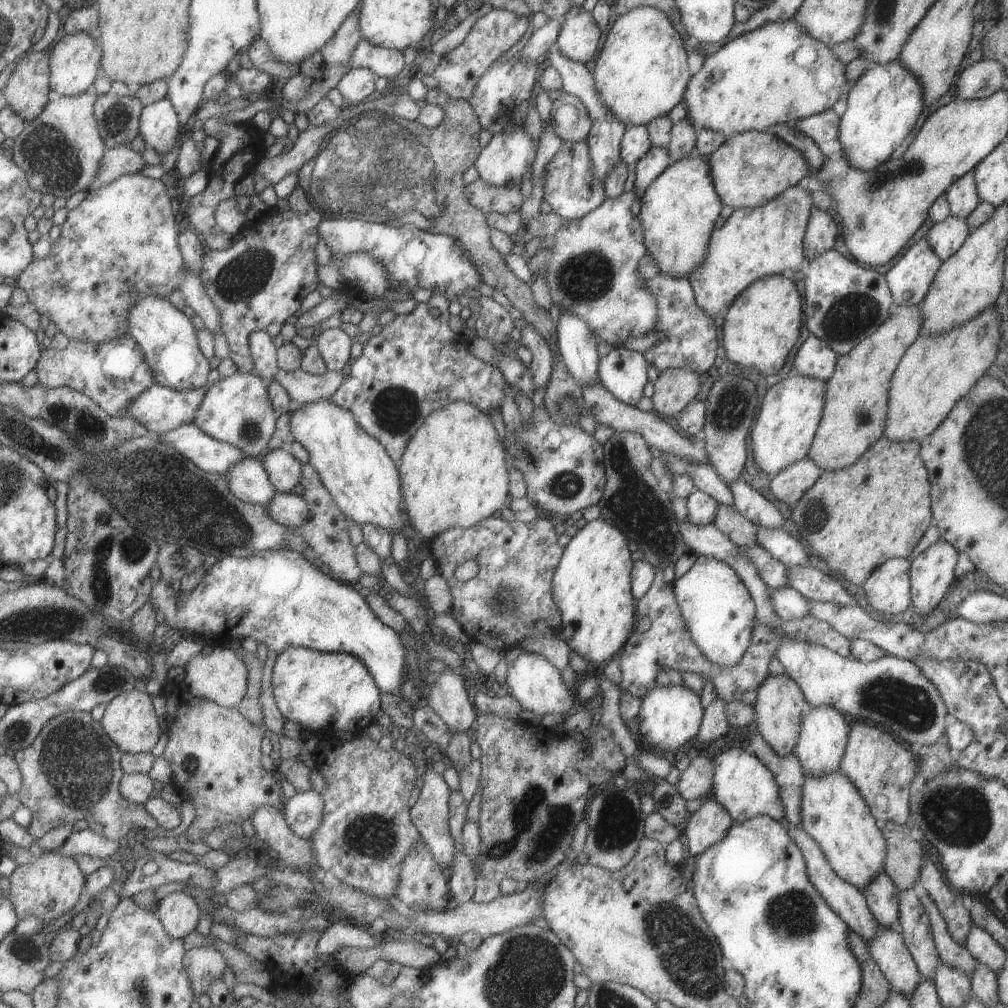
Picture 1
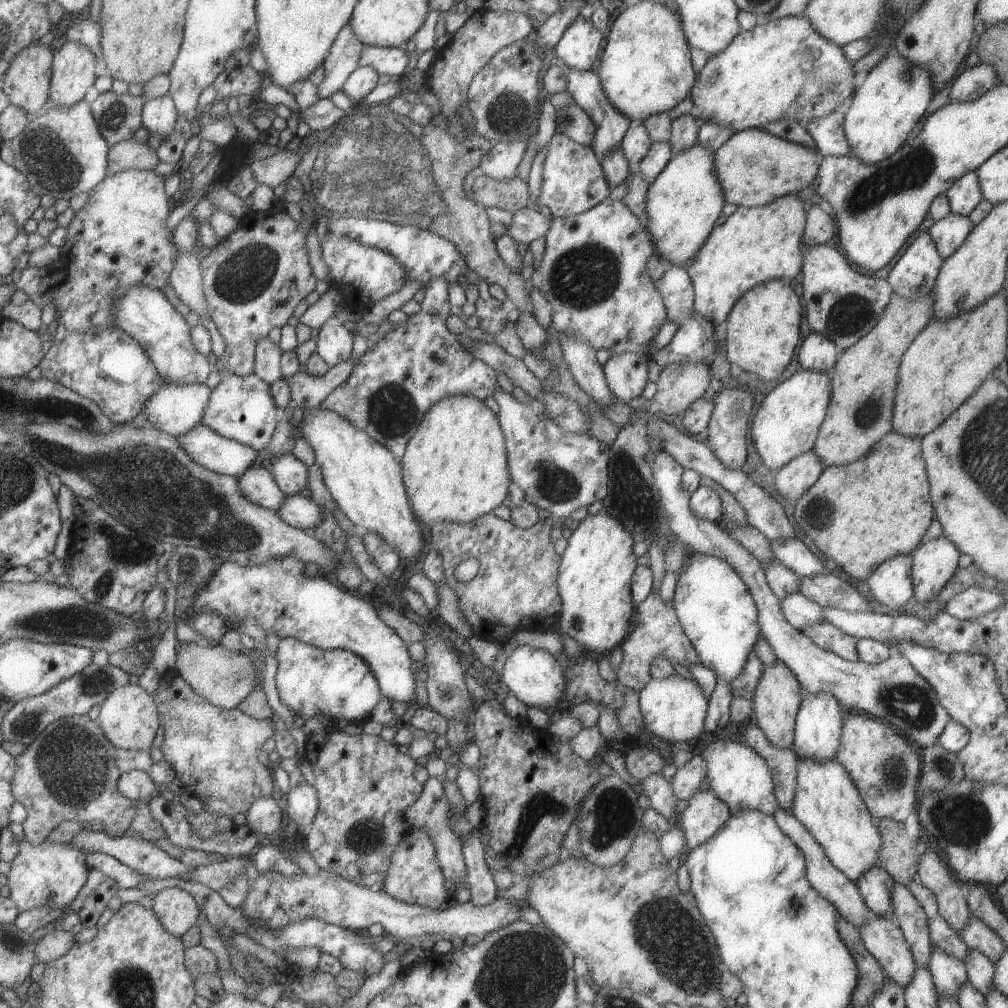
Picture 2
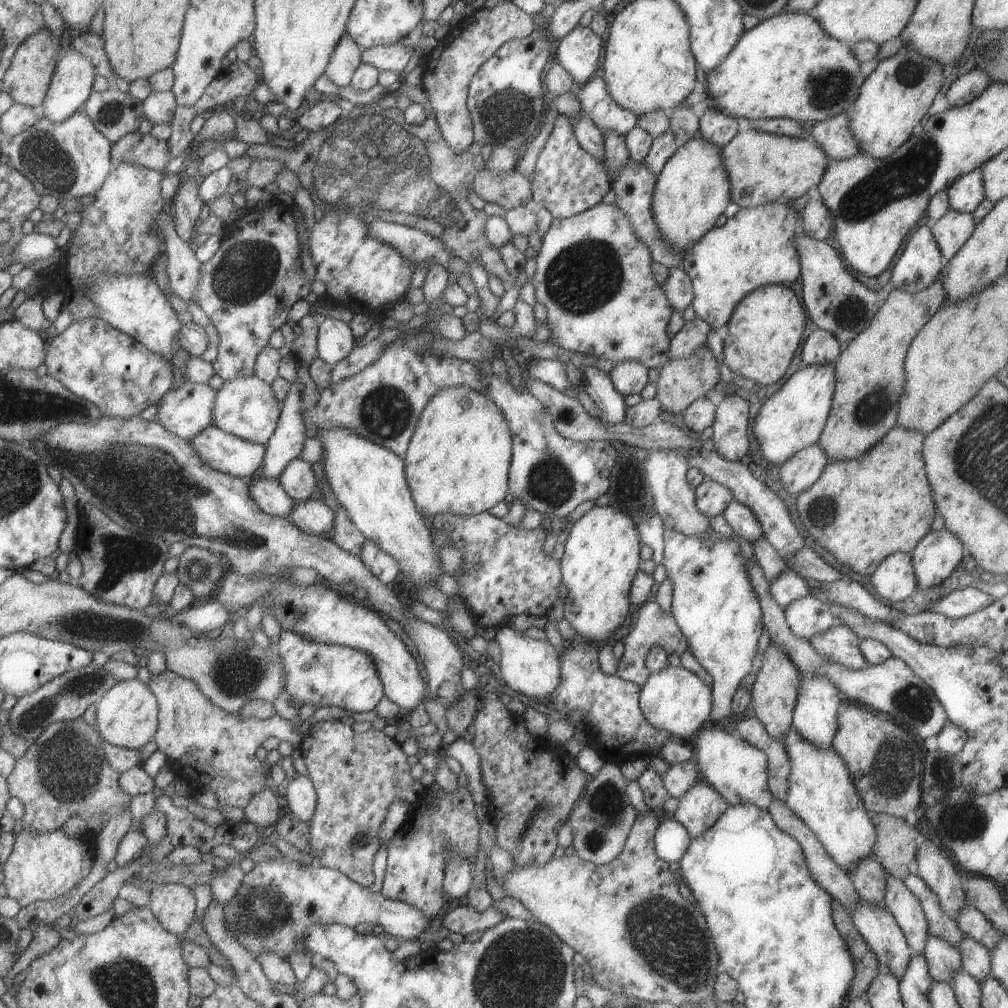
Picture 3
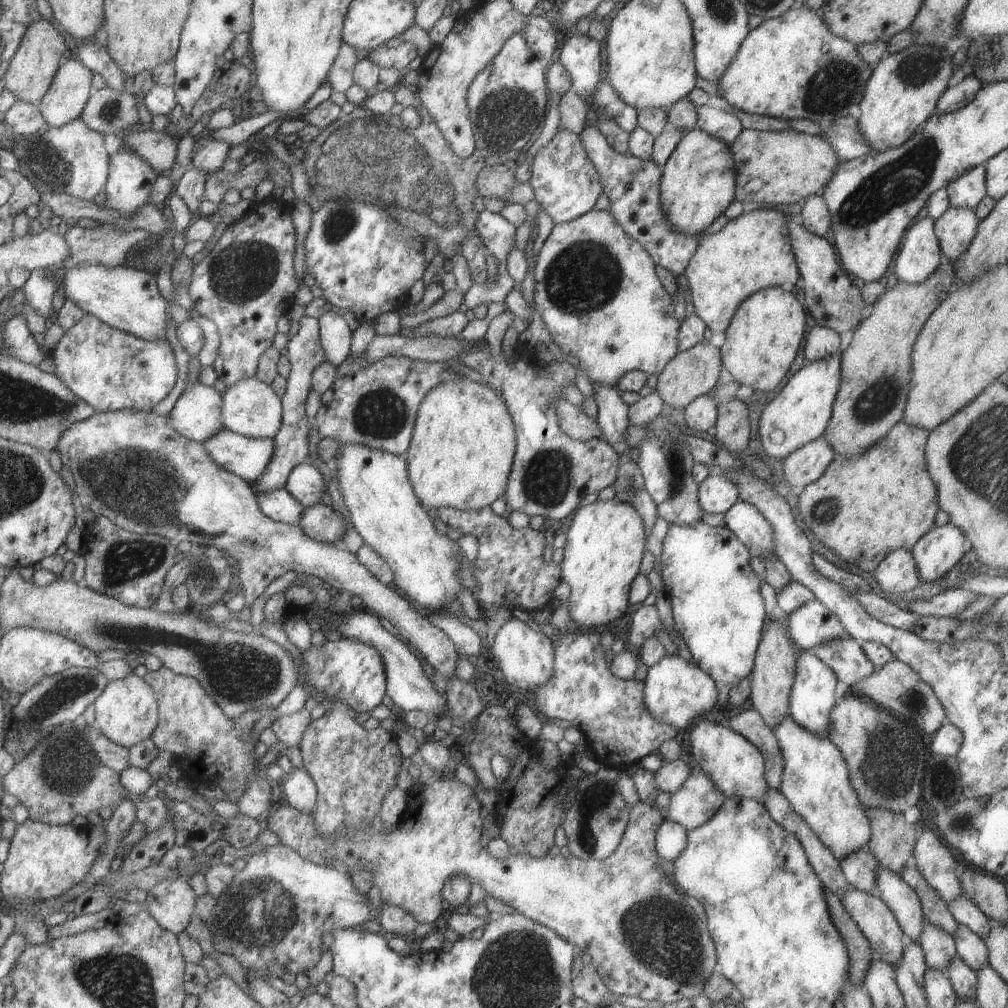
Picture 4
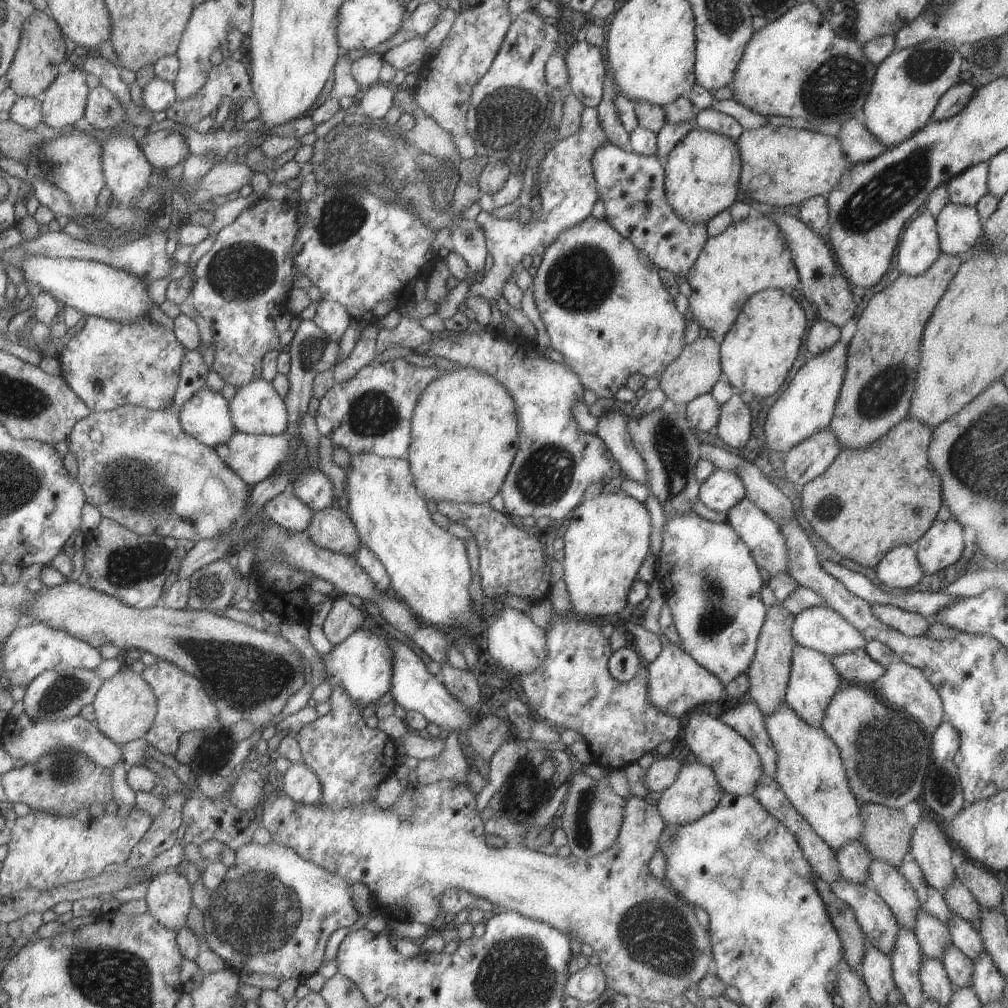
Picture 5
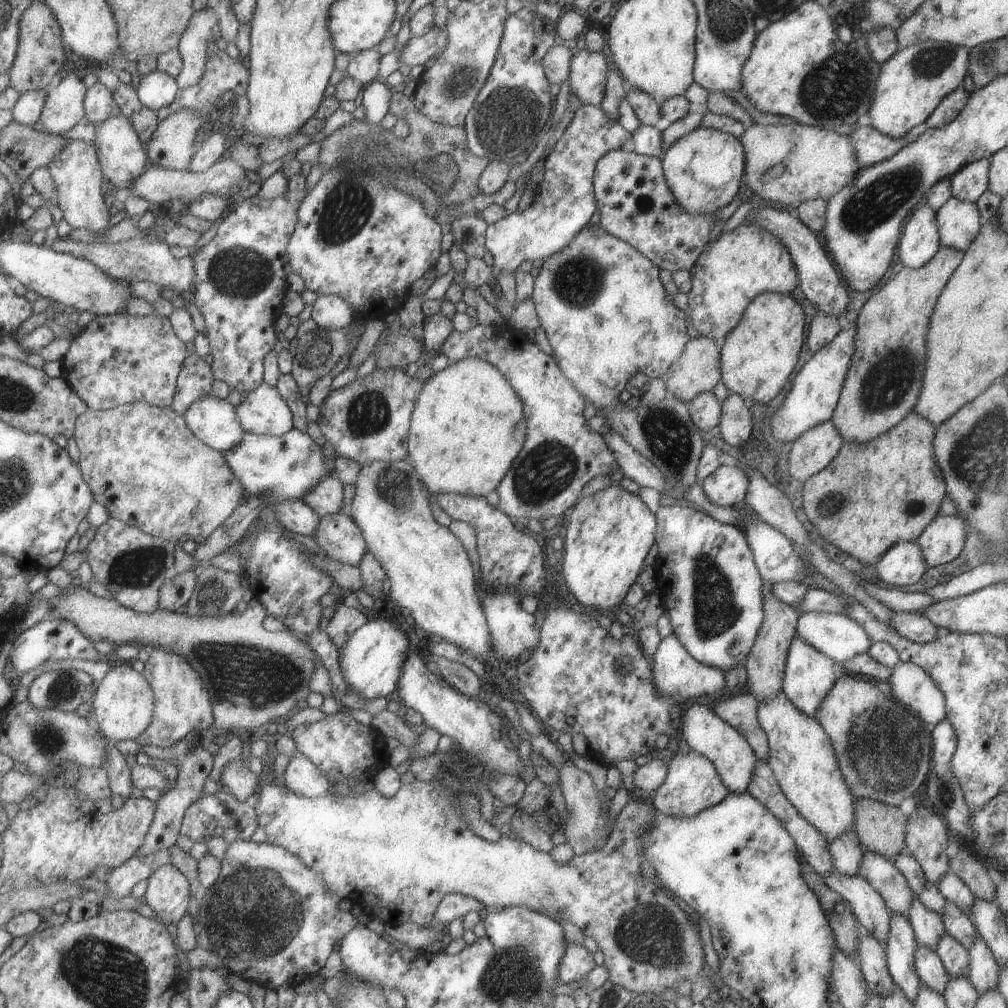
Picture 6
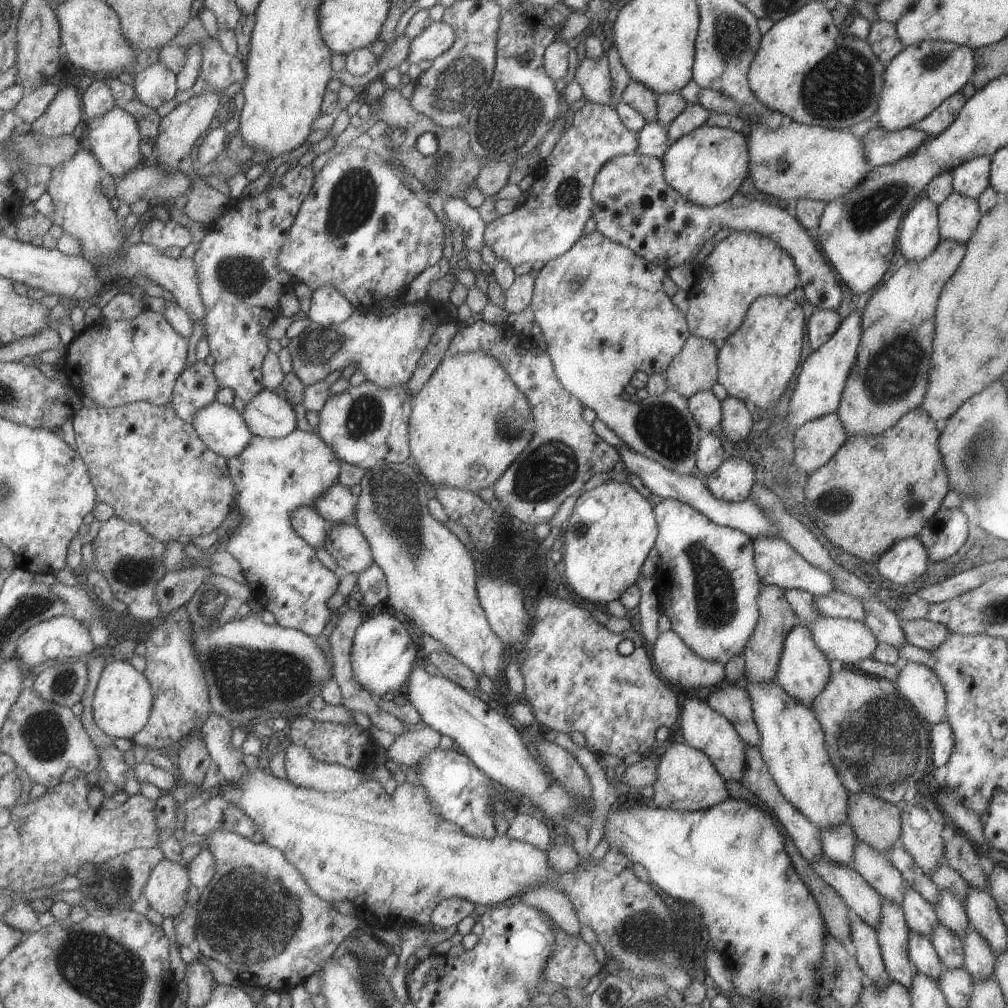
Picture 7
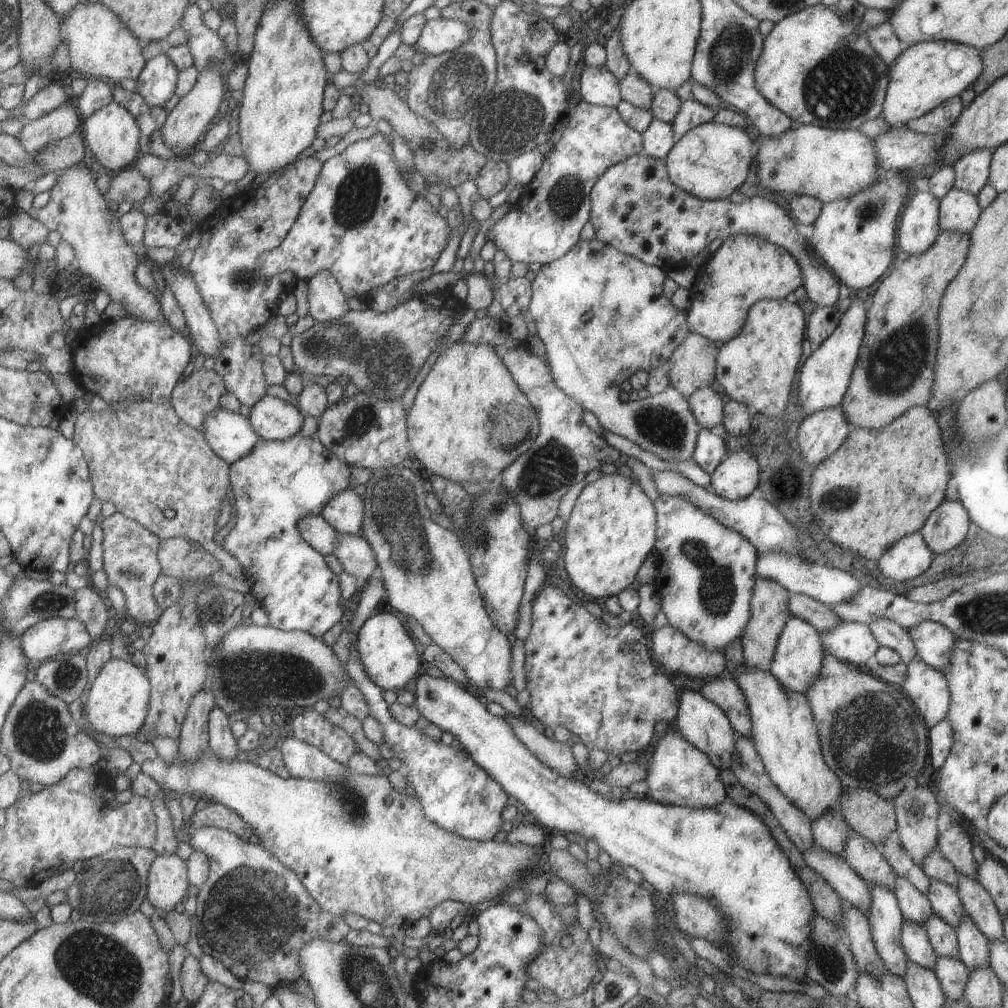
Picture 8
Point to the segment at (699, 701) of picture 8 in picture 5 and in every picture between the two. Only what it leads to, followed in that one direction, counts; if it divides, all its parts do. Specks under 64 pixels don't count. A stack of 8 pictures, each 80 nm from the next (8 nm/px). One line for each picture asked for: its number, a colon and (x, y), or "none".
5: (736, 765)
6: (704, 732)
7: (702, 728)

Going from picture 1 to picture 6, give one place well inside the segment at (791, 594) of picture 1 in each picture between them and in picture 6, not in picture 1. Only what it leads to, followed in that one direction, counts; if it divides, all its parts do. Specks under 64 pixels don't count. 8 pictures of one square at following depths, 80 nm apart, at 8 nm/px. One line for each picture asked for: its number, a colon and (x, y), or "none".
2: (798, 611)
3: (807, 616)
4: (811, 624)
5: (820, 628)
6: (837, 636)

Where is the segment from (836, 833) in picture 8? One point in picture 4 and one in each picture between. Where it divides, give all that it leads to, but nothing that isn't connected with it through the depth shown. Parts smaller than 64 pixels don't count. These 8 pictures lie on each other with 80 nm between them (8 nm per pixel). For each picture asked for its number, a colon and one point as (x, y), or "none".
4: (859, 867)
5: (852, 858)
6: (846, 851)
7: (837, 843)

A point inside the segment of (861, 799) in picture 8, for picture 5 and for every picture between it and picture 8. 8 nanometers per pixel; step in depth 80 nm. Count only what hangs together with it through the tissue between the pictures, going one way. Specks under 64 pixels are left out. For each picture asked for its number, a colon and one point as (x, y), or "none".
5: (886, 834)
6: (880, 828)
7: (874, 822)

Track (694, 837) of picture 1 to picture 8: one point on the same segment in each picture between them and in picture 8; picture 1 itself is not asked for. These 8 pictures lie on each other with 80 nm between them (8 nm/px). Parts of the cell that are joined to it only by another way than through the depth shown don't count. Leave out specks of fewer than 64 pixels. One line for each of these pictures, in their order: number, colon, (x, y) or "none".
2: (704, 814)
3: (698, 808)
4: (697, 799)
5: (695, 792)
6: (691, 785)
7: (687, 781)
8: (678, 774)

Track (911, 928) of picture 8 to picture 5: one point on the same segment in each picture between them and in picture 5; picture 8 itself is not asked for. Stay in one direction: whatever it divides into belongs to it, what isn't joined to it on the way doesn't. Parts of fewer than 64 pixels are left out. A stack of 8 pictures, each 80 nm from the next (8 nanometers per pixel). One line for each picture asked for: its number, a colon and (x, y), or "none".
5: (935, 985)
6: (929, 968)
7: (921, 953)

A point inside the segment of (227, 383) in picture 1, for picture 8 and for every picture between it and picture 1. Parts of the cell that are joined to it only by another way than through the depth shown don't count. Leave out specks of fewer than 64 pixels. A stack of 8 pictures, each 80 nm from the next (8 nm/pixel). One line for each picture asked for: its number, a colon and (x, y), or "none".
2: (240, 408)
3: (245, 407)
4: (250, 408)
5: (256, 409)
6: (261, 411)
7: (267, 414)
8: (272, 419)

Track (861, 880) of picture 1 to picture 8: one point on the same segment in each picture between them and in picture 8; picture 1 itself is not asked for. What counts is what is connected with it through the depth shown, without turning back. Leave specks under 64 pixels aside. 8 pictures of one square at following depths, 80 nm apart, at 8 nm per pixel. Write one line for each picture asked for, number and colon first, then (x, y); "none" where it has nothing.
2: (825, 801)
3: (820, 793)
4: (814, 780)
5: (809, 772)
6: (801, 757)
7: (792, 745)
8: (784, 734)

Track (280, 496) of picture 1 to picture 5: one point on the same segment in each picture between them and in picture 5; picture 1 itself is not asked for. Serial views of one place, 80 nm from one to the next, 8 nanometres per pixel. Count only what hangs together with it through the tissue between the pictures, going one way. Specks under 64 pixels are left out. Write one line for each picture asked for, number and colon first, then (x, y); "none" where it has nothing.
2: (301, 513)
3: (314, 518)
4: (320, 523)
5: (330, 528)

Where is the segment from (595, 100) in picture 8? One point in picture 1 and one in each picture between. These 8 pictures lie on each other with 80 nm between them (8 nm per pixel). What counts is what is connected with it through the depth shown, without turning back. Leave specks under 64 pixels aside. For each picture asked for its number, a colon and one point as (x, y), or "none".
1: (578, 39)
2: (578, 47)
3: (577, 53)
4: (579, 55)
5: (586, 71)
6: (587, 72)
7: (592, 75)

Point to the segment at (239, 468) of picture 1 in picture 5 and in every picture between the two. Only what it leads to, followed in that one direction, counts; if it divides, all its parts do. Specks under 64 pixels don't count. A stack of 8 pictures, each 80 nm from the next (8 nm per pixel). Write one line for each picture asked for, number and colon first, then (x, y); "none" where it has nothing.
2: (256, 484)
3: (270, 498)
4: (278, 505)
5: (285, 510)

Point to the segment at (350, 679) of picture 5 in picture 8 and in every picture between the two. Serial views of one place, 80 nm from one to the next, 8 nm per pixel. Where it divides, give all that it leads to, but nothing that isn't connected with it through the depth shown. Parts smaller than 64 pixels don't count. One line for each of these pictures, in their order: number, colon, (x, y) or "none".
6: (370, 659)
7: (382, 653)
8: (389, 659)

